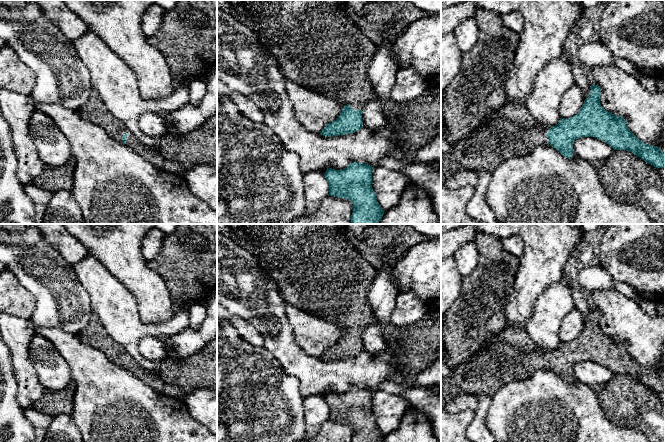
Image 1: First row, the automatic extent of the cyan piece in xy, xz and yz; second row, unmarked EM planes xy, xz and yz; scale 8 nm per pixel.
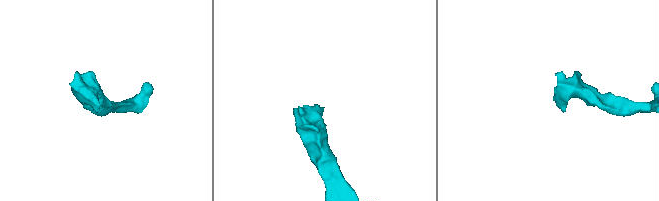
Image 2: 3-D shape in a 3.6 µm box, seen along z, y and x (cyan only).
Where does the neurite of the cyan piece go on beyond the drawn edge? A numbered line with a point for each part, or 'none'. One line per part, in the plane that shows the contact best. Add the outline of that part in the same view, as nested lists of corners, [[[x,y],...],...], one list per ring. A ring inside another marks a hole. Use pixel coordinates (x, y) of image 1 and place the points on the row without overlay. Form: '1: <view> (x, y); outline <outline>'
1: xy (94, 334); outline [[[94,312],[91,313],[88,325],[76,336],[93,348],[102,351],[111,362],[118,366],[122,367],[122,360],[126,358],[126,370],[142,378],[155,391],[159,393],[164,392],[166,384],[161,379],[158,371],[148,372],[144,370],[122,345],[110,337]]]

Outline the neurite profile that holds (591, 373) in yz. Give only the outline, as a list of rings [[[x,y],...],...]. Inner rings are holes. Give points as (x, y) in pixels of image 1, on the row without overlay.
[[[580,361],[573,367],[573,373],[577,381],[586,385],[603,386],[613,377],[614,373],[606,366],[595,361]]]

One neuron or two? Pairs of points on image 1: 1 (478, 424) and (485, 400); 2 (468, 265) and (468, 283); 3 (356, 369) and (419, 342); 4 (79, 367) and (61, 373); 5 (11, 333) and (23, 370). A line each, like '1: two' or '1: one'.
1: one
2: two
3: two
4: two
5: one

